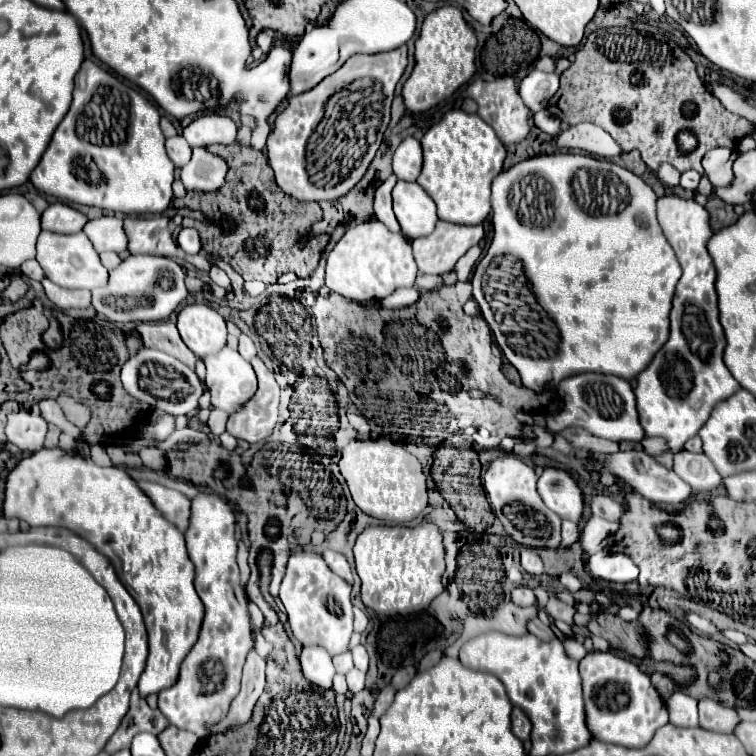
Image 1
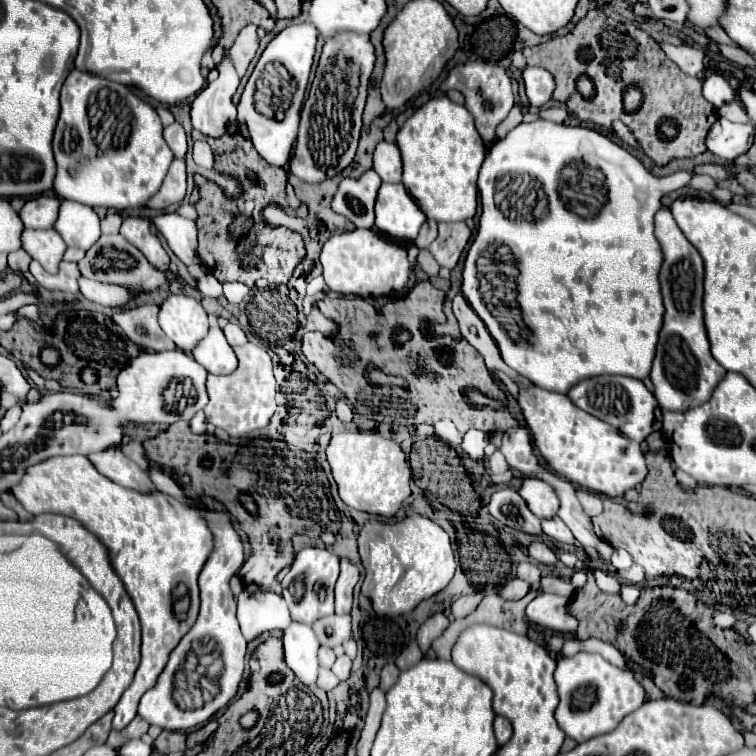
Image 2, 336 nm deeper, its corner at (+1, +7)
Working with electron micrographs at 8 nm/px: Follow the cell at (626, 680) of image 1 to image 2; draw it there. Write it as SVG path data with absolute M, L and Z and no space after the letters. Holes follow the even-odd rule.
M578 652L576 656L560 658L554 680L560 698L554 718L558 720L562 732L576 742L586 742L594 736L608 734L626 714L634 712L646 700L646 692L636 682L632 670L620 670L604 660L600 654L592 652Z

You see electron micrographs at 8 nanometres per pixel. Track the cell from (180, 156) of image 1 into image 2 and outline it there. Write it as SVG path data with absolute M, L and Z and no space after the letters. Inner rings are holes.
M174 122L174 124L164 128L164 140L168 142L168 146L170 146L170 150L174 152L176 158L184 158L186 156L186 150L188 150L186 132L178 122Z

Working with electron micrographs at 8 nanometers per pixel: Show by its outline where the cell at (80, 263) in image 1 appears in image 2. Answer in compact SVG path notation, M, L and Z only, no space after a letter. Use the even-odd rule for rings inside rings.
M24 230L22 232L22 248L46 268L46 272L58 270L58 262L66 250L60 234L56 230Z

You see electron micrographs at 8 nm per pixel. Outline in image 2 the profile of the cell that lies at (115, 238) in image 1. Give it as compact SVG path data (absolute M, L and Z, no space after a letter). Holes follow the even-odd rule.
M62 200L54 230L62 236L66 246L88 250L100 236L100 218L84 204Z

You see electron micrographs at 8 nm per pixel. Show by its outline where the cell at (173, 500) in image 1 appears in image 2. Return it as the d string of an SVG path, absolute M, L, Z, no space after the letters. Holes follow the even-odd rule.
M110 448L104 452L96 452L96 454L88 454L88 460L94 464L94 468L114 480L116 484L122 484L126 488L138 490L138 492L152 492L154 484L150 482L148 474L138 468L136 462L132 462L130 458L126 458L120 448Z

